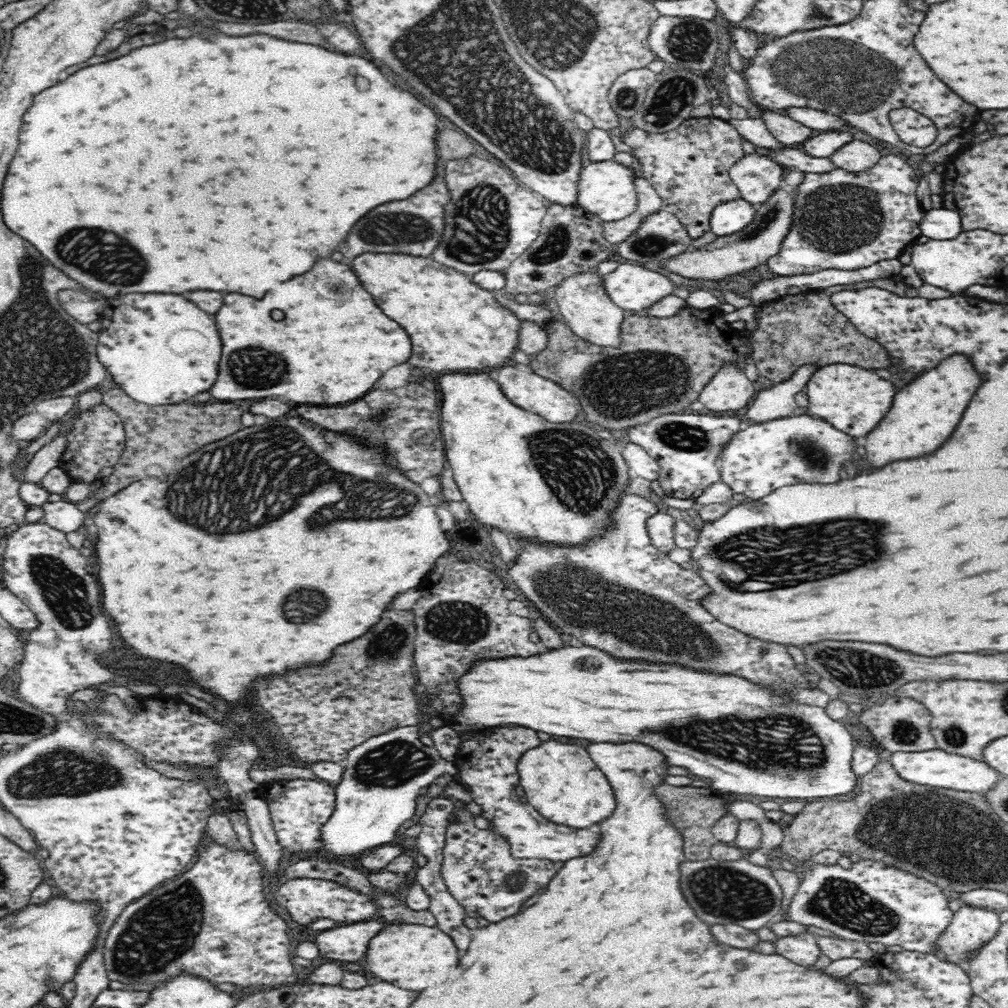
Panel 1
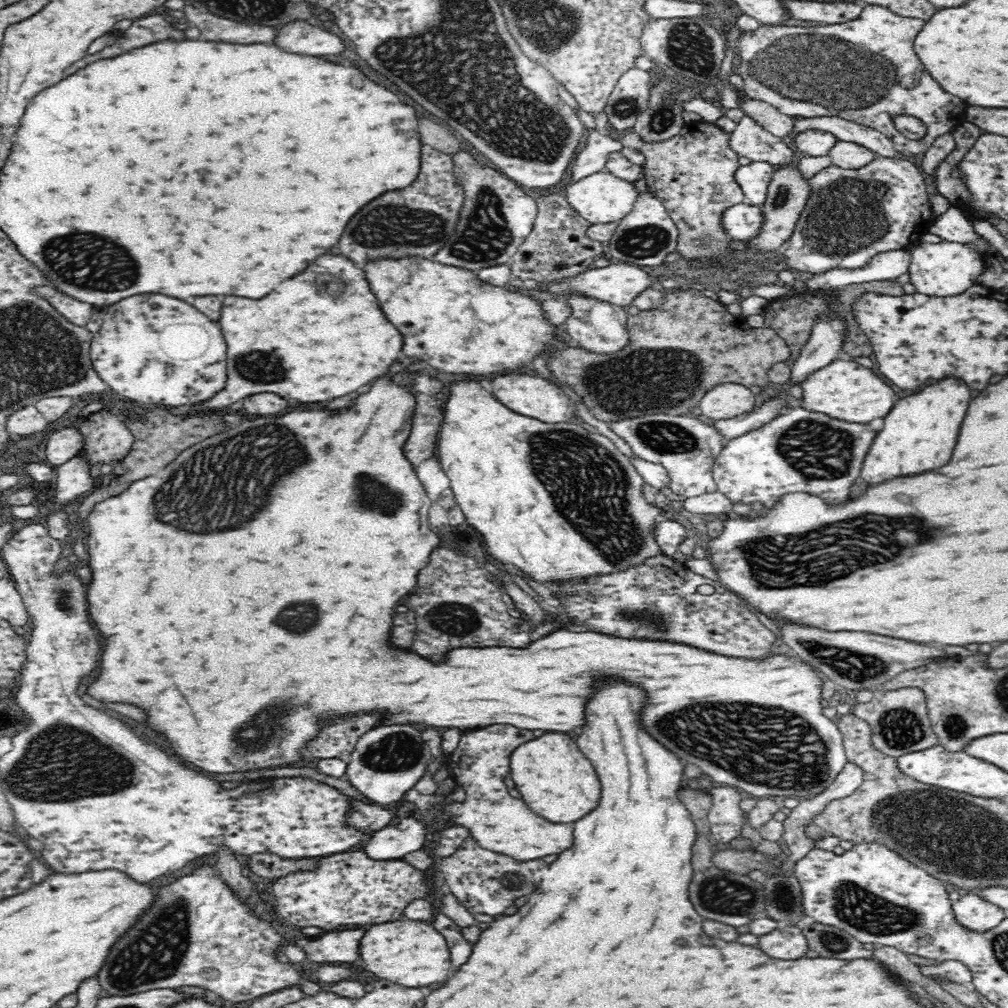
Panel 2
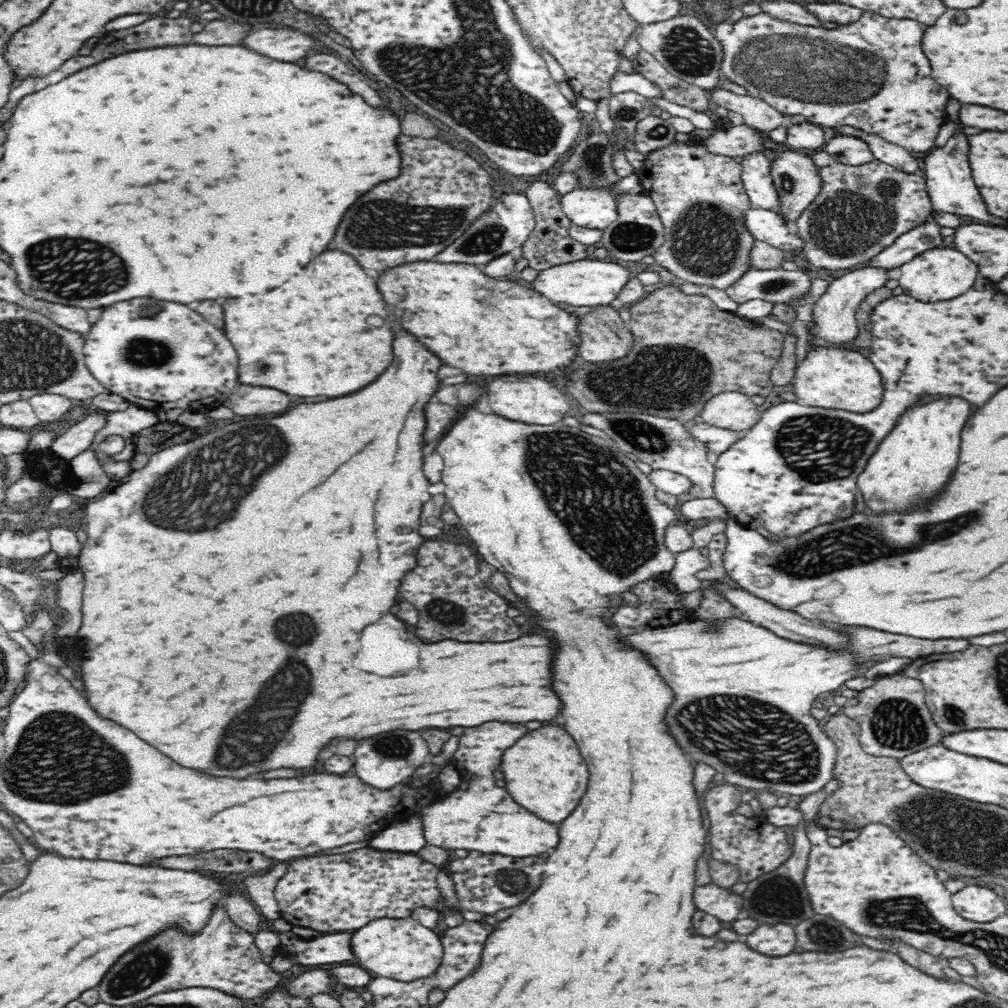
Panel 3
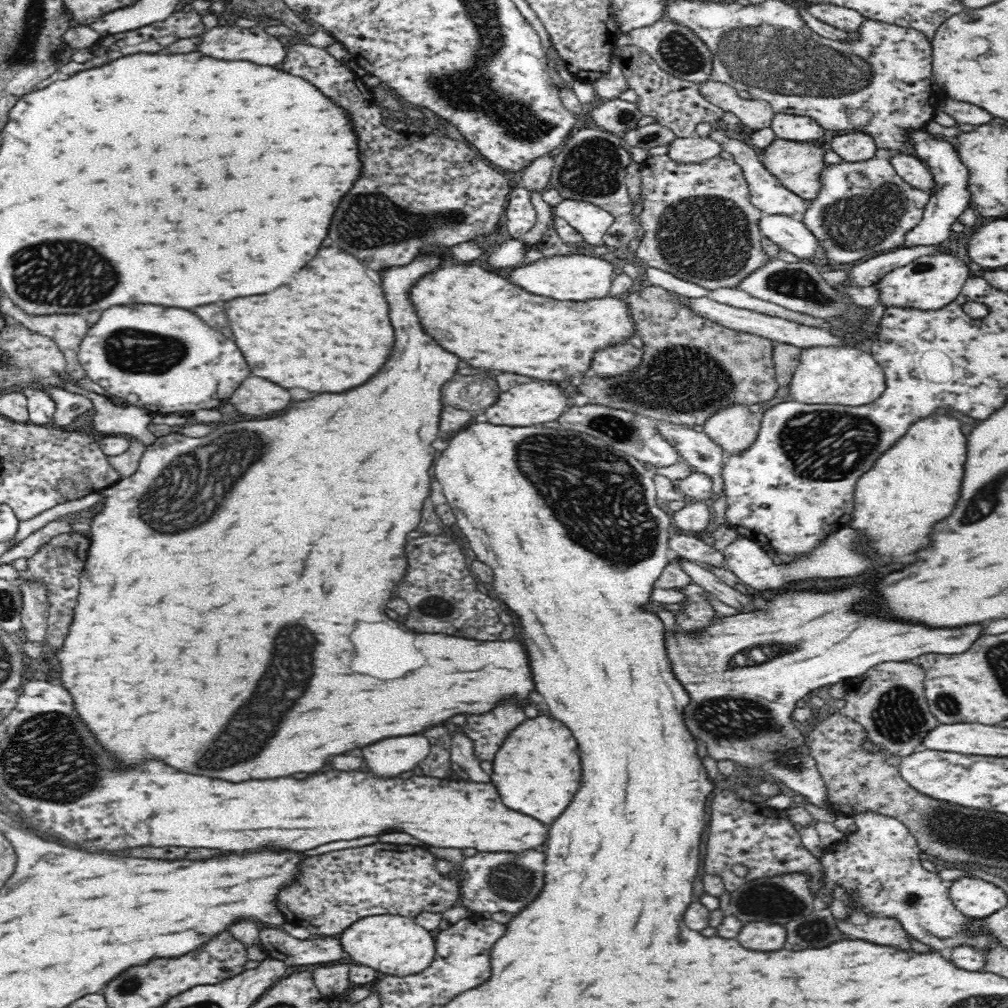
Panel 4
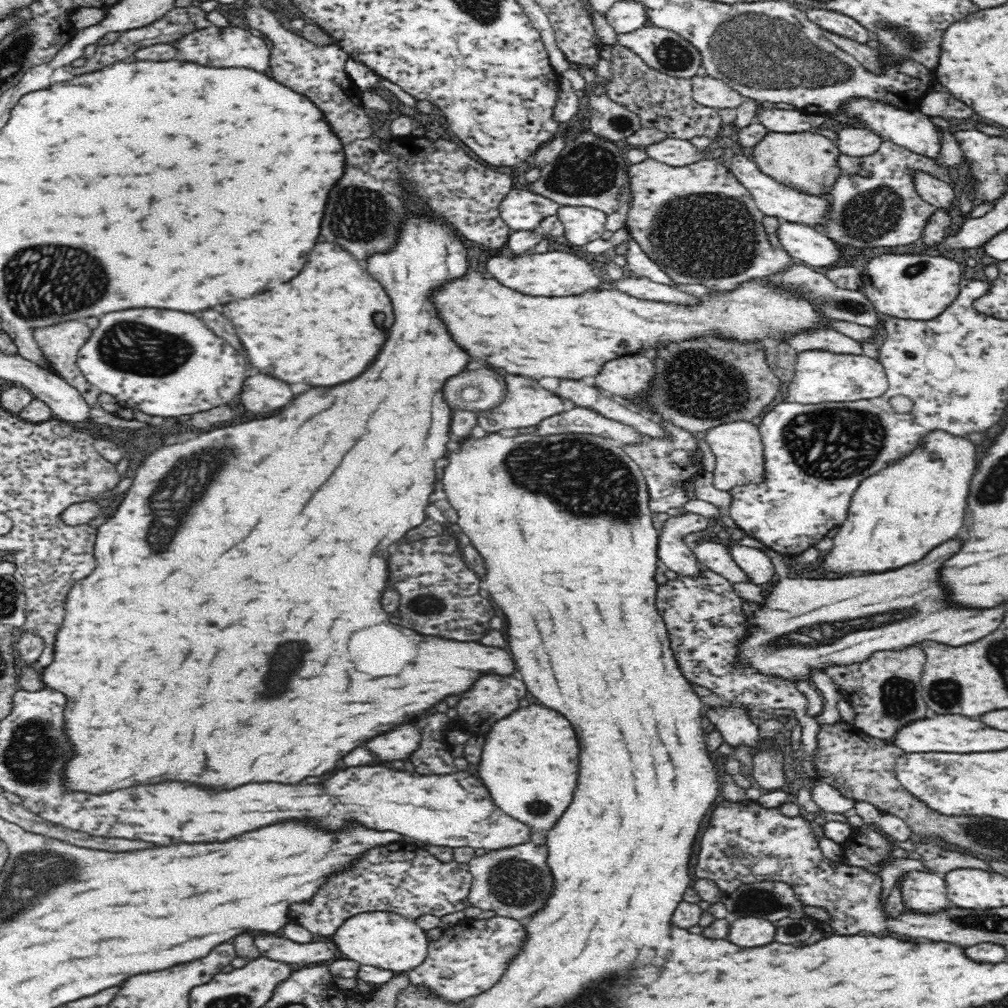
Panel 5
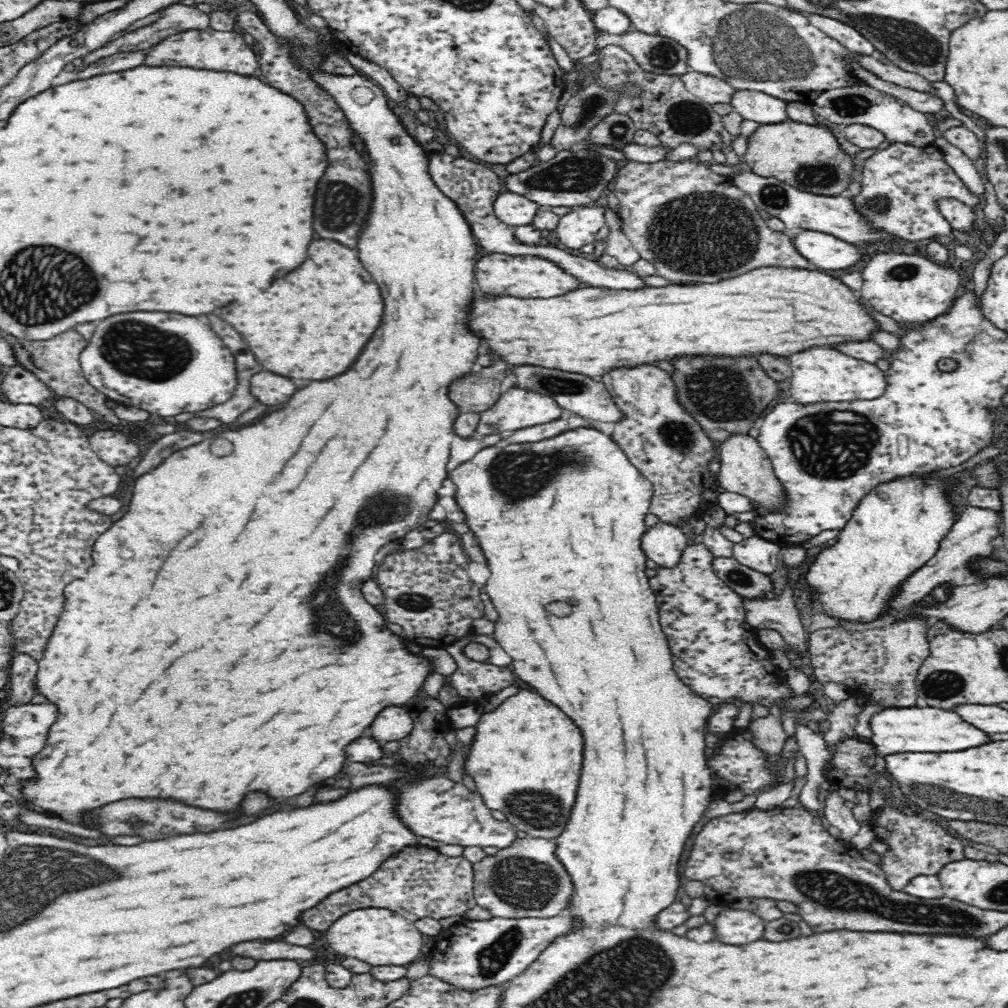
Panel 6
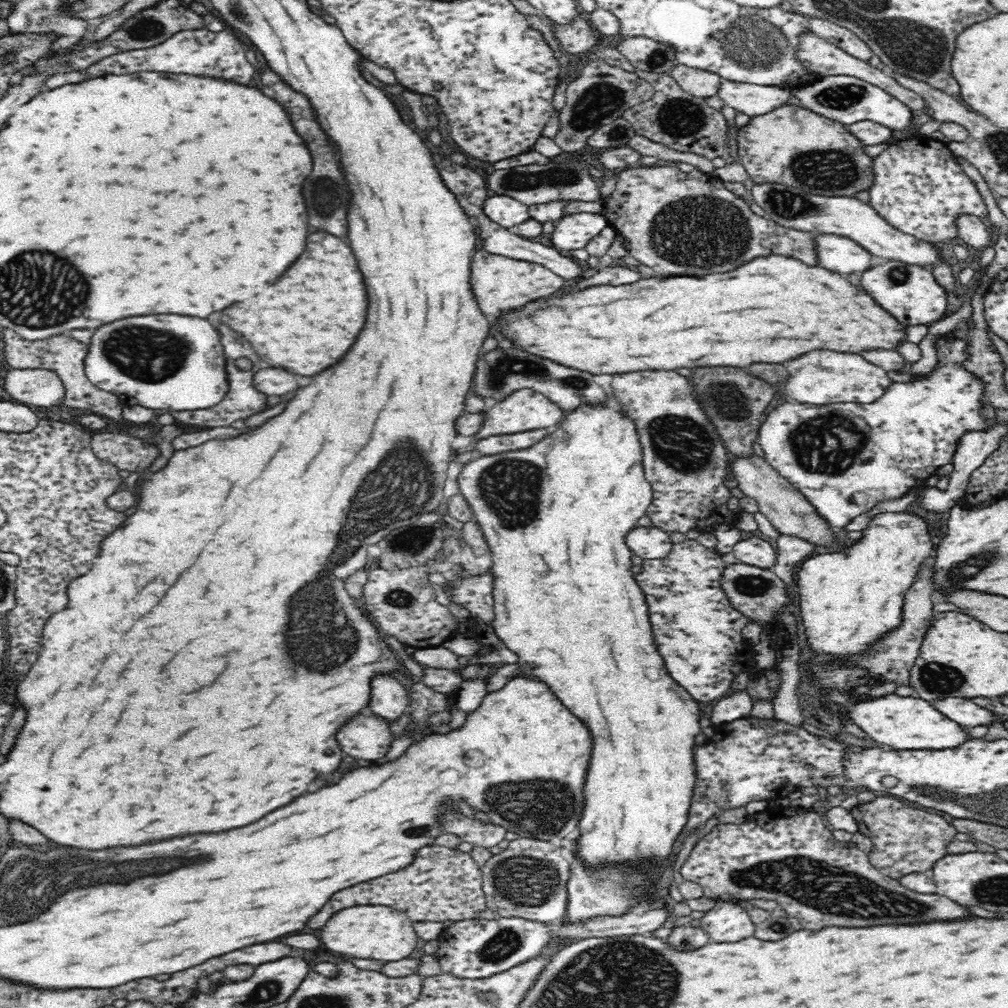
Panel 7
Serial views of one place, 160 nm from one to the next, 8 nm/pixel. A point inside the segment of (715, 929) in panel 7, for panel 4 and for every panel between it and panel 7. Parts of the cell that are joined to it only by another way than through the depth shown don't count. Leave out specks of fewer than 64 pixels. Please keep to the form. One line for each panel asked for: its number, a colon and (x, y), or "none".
4: (762, 936)
5: (749, 932)
6: (739, 927)

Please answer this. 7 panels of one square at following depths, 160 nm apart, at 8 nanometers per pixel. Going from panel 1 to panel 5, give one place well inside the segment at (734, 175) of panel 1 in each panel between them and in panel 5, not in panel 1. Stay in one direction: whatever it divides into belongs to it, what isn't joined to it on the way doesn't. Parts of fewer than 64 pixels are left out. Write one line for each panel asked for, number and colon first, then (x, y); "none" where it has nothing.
2: (753, 179)
3: (756, 173)
4: (768, 196)
5: (776, 200)

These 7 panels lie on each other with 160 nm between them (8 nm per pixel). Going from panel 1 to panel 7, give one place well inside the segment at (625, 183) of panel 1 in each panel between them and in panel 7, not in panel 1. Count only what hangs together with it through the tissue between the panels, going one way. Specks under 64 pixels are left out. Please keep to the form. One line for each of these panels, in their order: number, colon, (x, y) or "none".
2: (601, 197)
3: (588, 206)
4: (589, 219)
5: (583, 224)
6: (579, 227)
7: (574, 231)

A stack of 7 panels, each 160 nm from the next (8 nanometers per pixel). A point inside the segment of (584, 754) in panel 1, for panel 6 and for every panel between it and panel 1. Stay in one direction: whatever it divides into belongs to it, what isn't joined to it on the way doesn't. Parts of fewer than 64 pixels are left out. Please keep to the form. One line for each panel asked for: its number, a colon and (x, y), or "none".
2: (556, 780)
3: (545, 773)
4: (538, 771)
5: (530, 763)
6: (527, 742)

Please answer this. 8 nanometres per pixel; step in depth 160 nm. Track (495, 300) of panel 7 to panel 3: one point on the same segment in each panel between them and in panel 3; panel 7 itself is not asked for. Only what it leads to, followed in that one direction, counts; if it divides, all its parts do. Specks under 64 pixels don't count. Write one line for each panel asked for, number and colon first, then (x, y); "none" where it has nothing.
3: (588, 282)
4: (578, 277)
5: (554, 273)
6: (531, 276)

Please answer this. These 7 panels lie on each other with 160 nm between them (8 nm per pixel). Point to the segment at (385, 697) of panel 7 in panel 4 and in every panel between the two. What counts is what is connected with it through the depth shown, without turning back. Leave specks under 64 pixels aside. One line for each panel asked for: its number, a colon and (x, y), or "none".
4: (388, 758)
5: (398, 746)
6: (394, 725)

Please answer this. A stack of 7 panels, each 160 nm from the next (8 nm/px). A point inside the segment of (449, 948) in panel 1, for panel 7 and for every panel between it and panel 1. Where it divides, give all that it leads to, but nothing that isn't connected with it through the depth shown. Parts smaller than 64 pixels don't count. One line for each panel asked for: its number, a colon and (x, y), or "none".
2: (410, 953)
3: (403, 949)
4: (397, 945)
5: (386, 940)
6: (380, 937)
7: (383, 933)

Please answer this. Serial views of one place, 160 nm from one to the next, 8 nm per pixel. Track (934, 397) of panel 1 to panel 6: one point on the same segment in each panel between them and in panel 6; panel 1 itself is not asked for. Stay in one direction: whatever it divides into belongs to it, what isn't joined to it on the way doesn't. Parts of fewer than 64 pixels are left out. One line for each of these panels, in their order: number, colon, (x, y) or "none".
2: (919, 433)
3: (915, 458)
4: (915, 482)
5: (895, 516)
6: (896, 527)

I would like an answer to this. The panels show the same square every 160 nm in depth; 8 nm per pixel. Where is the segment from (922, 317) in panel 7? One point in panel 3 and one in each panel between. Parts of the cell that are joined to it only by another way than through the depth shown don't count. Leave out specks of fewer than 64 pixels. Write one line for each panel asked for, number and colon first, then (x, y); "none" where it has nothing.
3: (941, 273)
4: (930, 282)
5: (920, 287)
6: (909, 288)

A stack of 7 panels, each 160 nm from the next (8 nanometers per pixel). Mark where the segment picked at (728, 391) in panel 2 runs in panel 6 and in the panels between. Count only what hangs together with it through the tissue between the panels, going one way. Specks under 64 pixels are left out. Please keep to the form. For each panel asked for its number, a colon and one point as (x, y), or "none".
3: (730, 409)
4: (734, 427)
5: (737, 445)
6: (745, 468)

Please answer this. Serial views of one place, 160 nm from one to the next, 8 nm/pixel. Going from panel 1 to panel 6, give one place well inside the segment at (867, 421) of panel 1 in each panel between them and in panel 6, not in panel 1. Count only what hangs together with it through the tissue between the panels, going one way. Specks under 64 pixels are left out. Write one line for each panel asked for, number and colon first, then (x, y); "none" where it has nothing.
2: (845, 390)
3: (841, 379)
4: (846, 375)
5: (820, 376)
6: (820, 375)

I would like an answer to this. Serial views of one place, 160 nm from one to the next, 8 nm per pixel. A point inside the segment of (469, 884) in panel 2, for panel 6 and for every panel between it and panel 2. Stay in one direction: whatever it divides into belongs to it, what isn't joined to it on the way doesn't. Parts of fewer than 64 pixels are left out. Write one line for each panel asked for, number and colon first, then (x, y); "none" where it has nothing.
3: (484, 883)
4: (490, 882)
5: (513, 882)
6: (524, 880)

